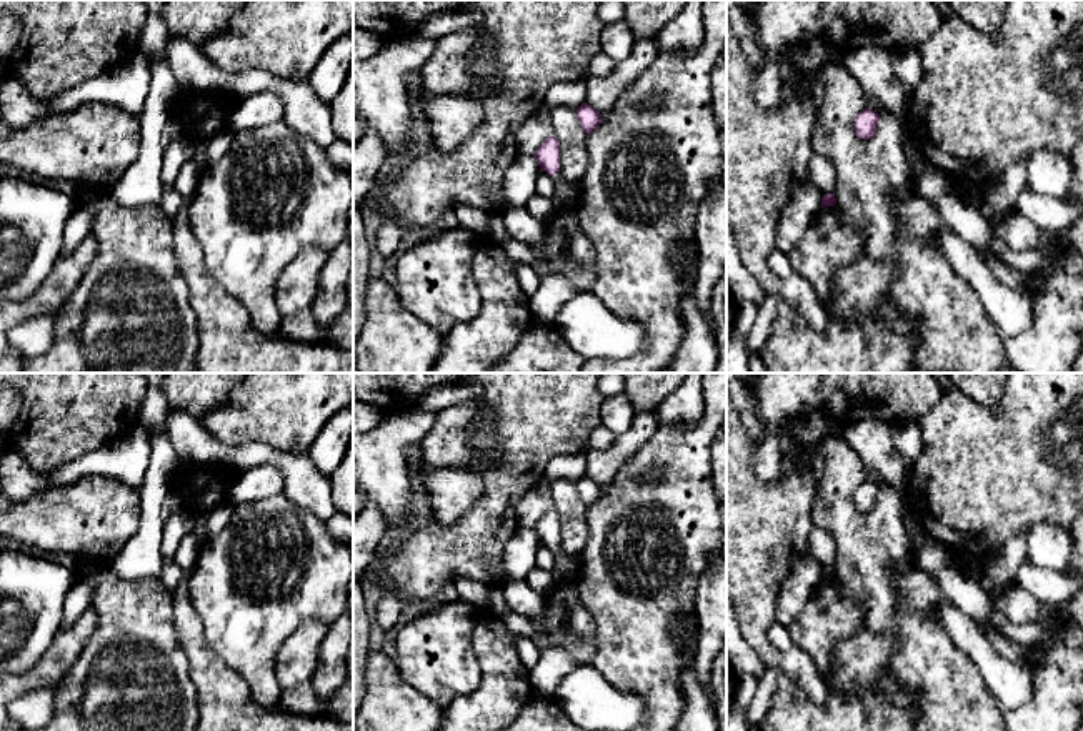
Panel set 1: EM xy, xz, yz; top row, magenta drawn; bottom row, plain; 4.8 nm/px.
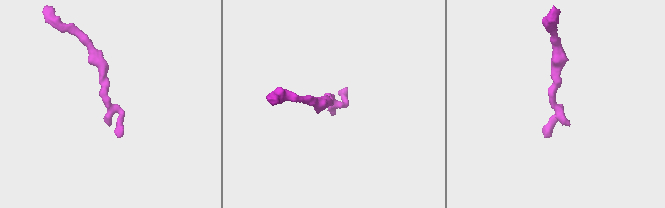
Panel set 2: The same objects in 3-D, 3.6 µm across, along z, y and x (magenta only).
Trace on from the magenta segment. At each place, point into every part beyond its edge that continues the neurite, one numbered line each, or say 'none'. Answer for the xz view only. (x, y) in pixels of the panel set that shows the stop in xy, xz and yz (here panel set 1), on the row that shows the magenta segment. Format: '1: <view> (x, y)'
1: xz (565, 195)

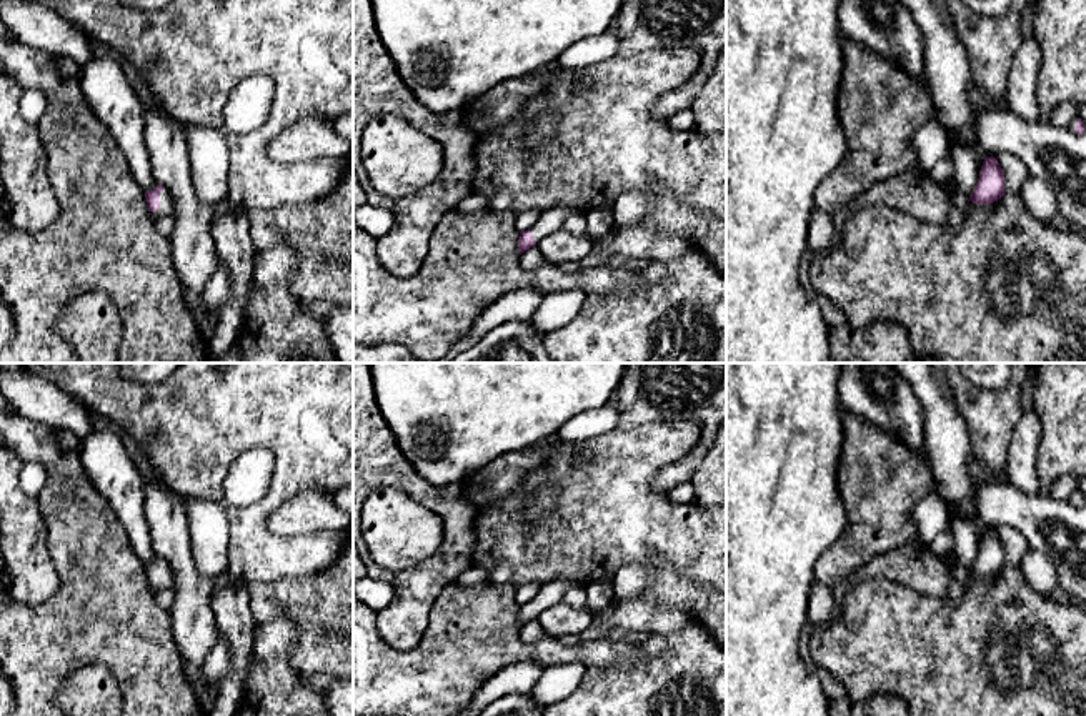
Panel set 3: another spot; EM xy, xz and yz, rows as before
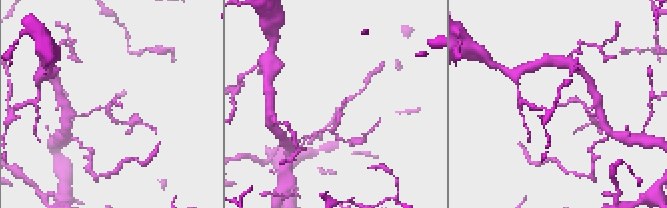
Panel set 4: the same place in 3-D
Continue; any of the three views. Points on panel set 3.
1: xy (165, 208)

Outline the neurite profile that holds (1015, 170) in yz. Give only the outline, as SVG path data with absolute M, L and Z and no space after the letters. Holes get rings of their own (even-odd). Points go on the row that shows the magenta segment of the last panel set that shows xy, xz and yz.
M1003 152L994 157L1004 173L1004 195L1019 193L1023 181L1026 180L1026 165L1013 153Z

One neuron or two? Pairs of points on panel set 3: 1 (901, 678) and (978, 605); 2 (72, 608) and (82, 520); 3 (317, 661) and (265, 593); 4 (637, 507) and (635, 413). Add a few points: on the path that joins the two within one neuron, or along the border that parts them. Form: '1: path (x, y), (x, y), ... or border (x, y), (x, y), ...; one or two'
1: path (920, 660), (960, 623); one
2: path (82, 586), (82, 541); one
3: path (308, 641), (303, 631), (303, 620), (285, 601); one
4: border (673, 420), (650, 420), (635, 427), (618, 428); two

